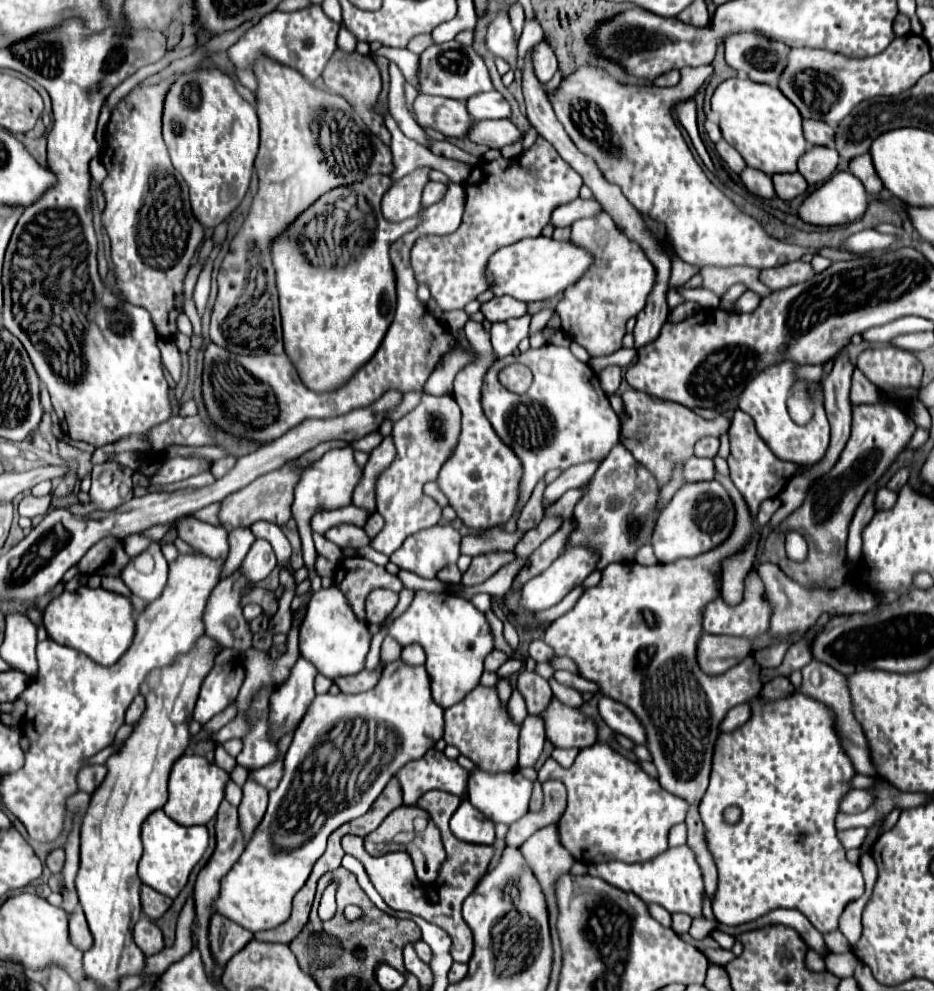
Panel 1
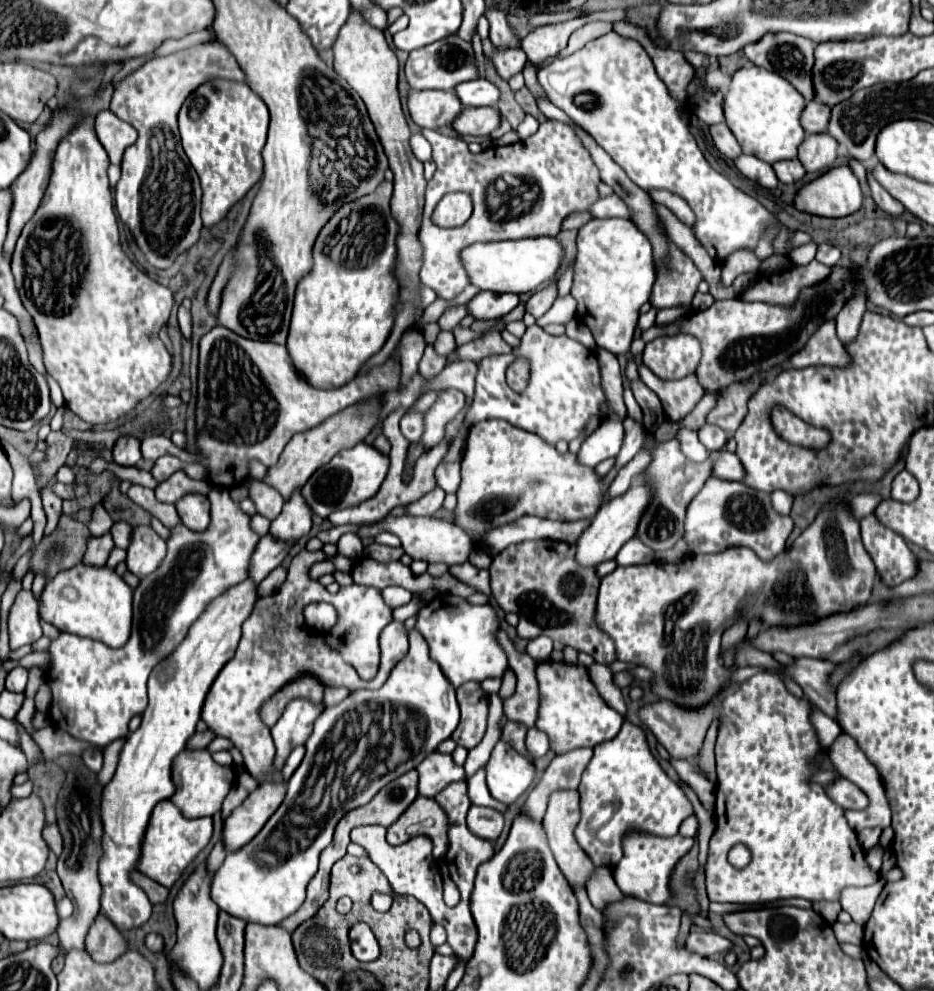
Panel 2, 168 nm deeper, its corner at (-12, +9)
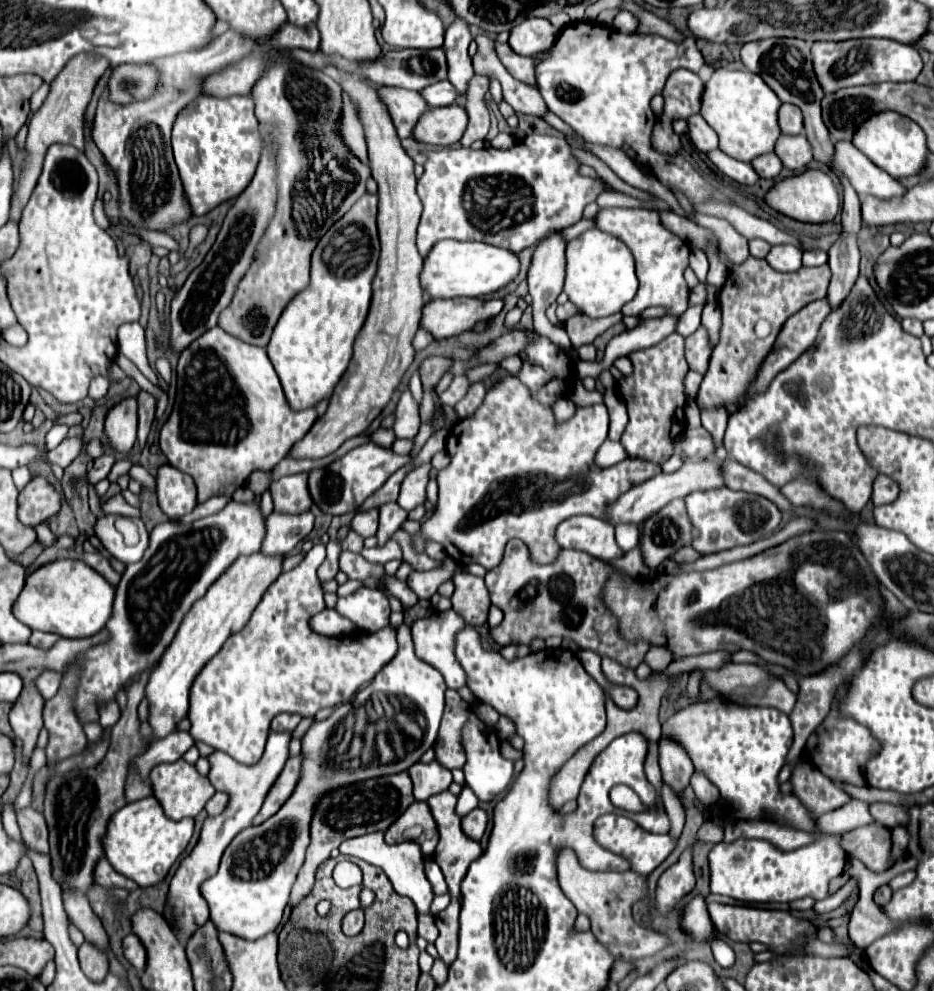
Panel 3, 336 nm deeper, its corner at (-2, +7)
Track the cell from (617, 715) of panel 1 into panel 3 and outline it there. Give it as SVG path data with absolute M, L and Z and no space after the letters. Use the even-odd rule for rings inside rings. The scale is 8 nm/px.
M659 740L659 766L663 772L663 782L671 786L675 796L681 800L683 790L689 786L693 776L691 758L687 758L687 752L679 744L671 740Z

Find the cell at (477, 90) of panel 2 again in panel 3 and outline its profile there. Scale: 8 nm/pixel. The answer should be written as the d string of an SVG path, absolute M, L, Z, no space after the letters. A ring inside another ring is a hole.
M441 80L441 82L435 82L427 88L423 88L421 94L423 94L423 98L427 98L427 106L431 106L431 108L455 104L459 98L457 90L453 90L451 82L447 82L447 80Z

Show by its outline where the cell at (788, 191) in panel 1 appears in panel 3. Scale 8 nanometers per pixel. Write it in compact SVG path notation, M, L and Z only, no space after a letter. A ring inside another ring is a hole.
M763 154L763 156L759 156L759 158L755 158L751 162L751 166L755 168L755 172L761 178L775 178L781 172L781 168L783 168L781 160L775 154Z

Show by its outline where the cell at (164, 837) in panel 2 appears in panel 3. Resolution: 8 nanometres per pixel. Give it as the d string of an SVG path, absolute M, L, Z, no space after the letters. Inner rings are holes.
M153 796L135 800L119 808L107 822L107 832L103 836L103 852L111 866L139 886L153 886L165 878L173 862L187 848L193 834L193 820L183 818L179 822L169 820L163 808Z

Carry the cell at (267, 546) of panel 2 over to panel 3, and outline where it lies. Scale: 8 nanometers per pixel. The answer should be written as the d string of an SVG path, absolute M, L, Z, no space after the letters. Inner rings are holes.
M311 510L303 514L281 514L271 512L267 518L267 536L263 540L261 552L275 556L275 554L289 554L305 536L313 530L313 514Z

